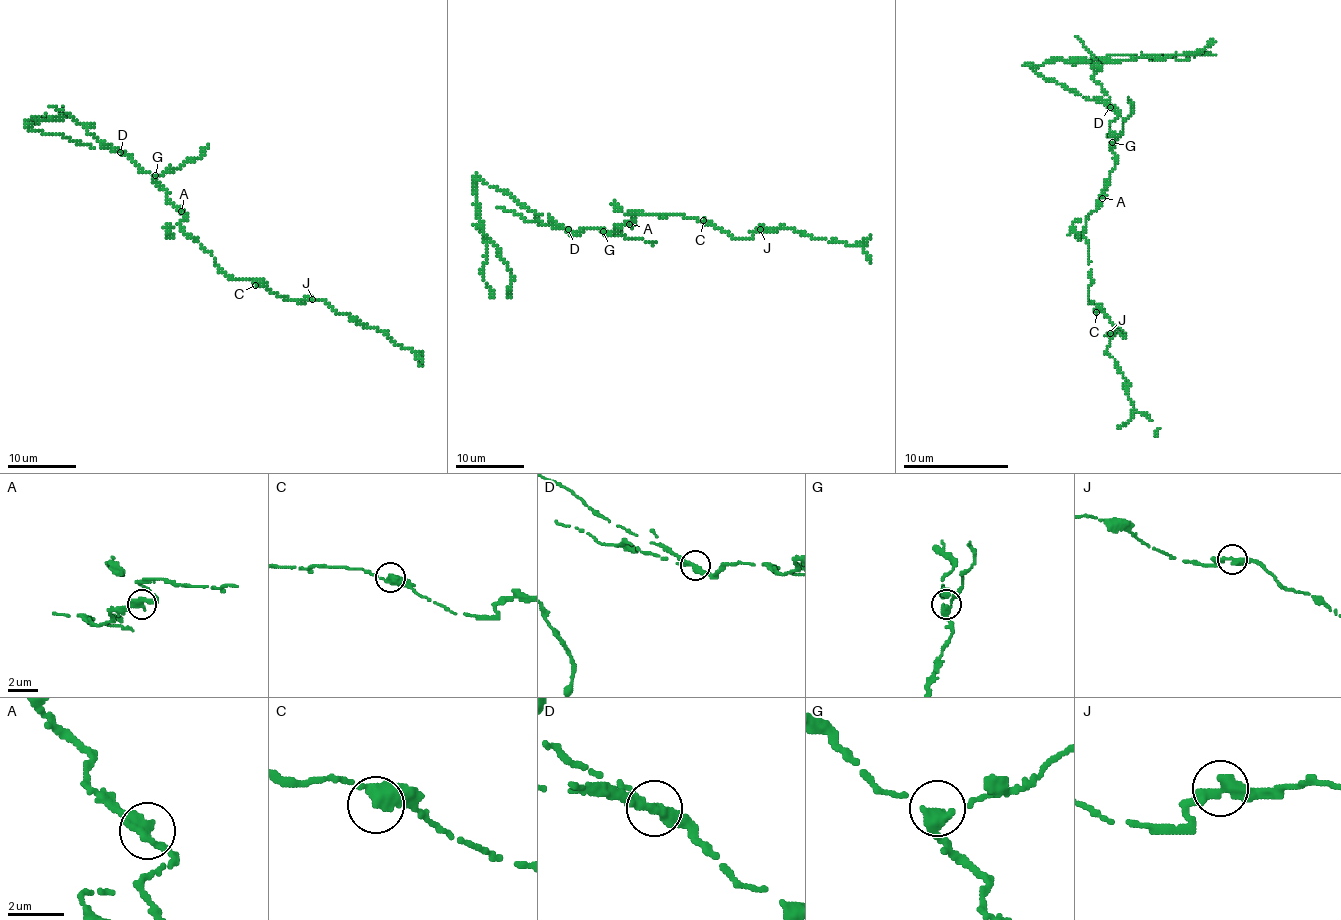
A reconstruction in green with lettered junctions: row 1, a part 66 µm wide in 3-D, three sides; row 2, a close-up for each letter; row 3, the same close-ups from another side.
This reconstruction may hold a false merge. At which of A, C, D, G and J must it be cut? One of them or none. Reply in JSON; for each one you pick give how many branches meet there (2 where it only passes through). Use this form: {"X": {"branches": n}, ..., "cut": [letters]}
{"D": {"branches": 2}, "cut": ["D"]}

